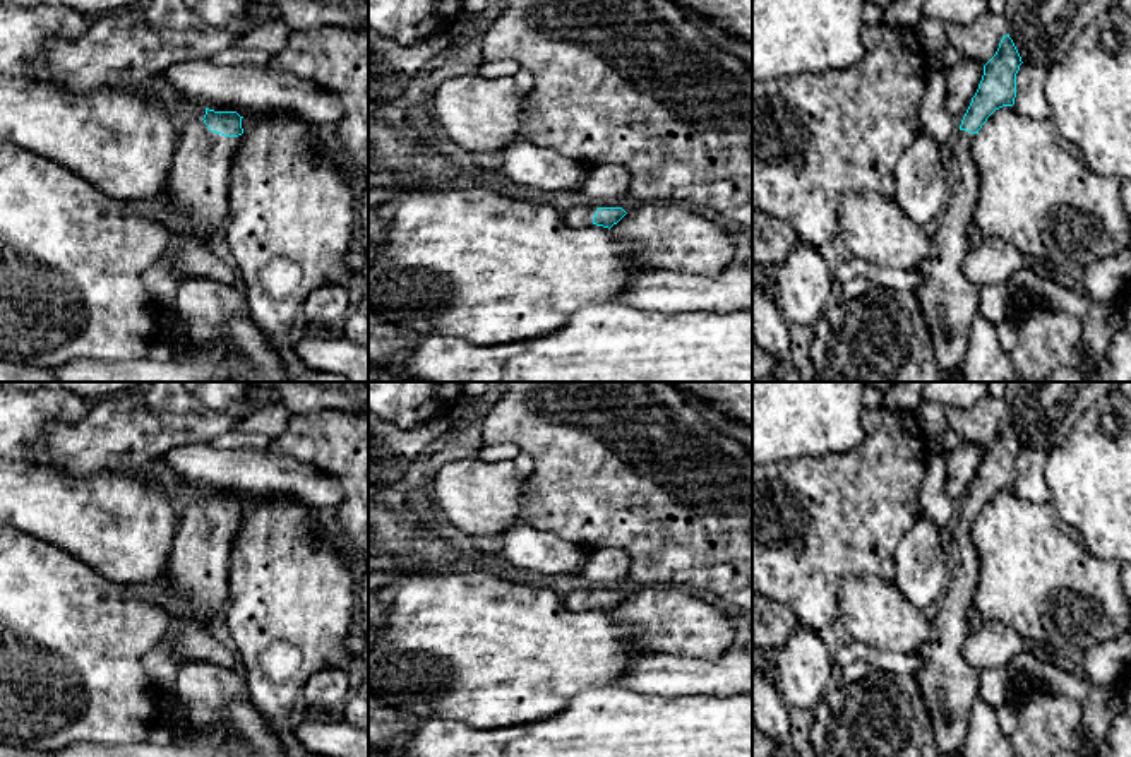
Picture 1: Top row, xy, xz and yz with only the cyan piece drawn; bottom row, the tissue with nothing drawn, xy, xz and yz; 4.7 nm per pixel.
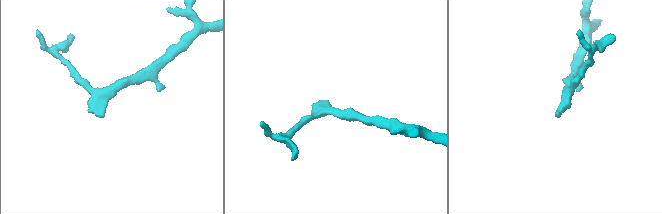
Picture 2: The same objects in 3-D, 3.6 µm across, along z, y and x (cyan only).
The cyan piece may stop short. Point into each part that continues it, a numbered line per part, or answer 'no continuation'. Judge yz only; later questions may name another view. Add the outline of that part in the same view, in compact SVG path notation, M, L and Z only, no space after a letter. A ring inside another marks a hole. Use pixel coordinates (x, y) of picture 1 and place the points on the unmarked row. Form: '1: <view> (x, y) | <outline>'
1: yz (950, 687) | M960 514L946 533L949 581L937 601L931 634L917 653L924 665L912 677L927 704L942 757L961 754L972 707L978 697L980 671L961 656L968 630L966 615L973 606L978 577L973 522L975 517Z

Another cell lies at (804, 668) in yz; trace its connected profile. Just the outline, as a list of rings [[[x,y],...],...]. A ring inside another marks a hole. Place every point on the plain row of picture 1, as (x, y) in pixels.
[[[799,625],[780,649],[775,688],[783,704],[814,711],[831,687],[833,661],[817,632]]]

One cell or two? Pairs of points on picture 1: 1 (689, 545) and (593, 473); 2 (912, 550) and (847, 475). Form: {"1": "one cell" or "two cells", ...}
{"1": "one cell", "2": "two cells"}

